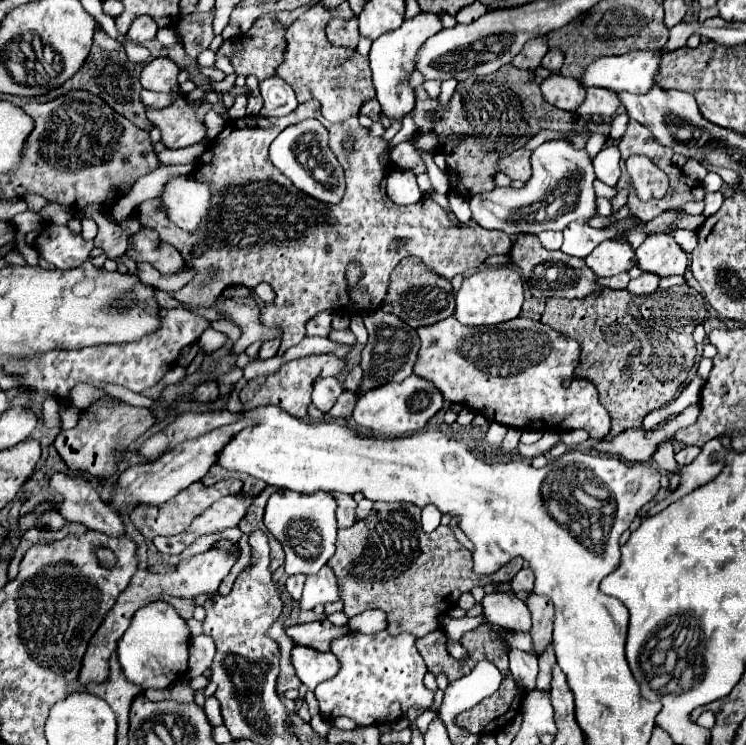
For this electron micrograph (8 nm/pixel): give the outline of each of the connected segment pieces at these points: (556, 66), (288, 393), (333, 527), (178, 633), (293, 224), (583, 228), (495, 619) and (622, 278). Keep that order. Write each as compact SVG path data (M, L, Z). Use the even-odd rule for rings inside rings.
M551 49L545 57L543 57L543 67L545 69L551 69L553 73L559 71L563 65L563 55L559 53L559 49Z
M325 353L325 355L307 355L307 357L299 357L293 361L287 361L281 365L281 369L273 375L267 377L255 377L251 381L247 381L247 385L239 391L239 399L245 407L245 411L261 407L261 405L277 405L285 411L289 411L293 417L303 419L307 415L307 407L311 403L311 389L315 379L319 377L335 377L343 371L345 361L335 357L333 353Z
M277 491L269 497L265 507L265 525L271 535L281 543L285 551L285 573L317 573L329 557L335 553L337 539L337 521L335 521L335 499L327 491L317 493L295 493L295 491Z
M165 601L149 603L147 607L135 613L129 629L117 643L117 653L123 673L131 683L141 685L145 689L149 687L165 689L187 673L189 627L185 619L181 619L169 603Z
M311 99L303 105L299 105L293 113L287 117L243 117L237 121L229 121L225 129L213 139L213 143L205 149L205 153L197 159L197 167L193 171L193 177L197 181L205 181L211 185L213 191L213 209L209 209L209 217L205 219L205 225L197 229L197 233L185 233L181 227L173 225L165 217L165 207L161 199L149 199L141 203L135 209L135 215L139 217L141 227L153 229L159 233L159 239L173 245L187 269L197 271L183 289L179 289L173 299L187 307L205 307L209 309L215 301L215 297L227 287L227 285L257 285L257 283L269 283L275 291L275 301L265 305L261 309L261 321L267 327L279 327L283 331L281 339L281 349L277 355L283 355L289 347L297 345L305 337L305 323L319 311L325 309L335 309L351 315L363 315L369 309L377 309L381 301L385 299L387 285L389 285L389 275L395 269L397 261L403 257L419 257L429 269L437 271L445 279L453 279L457 273L465 273L469 269L481 267L487 257L491 255L507 255L511 249L509 235L503 231L489 231L479 227L477 223L471 221L471 225L463 227L453 227L447 219L447 213L436 202L434 206L430 203L415 203L407 207L399 207L393 201L389 201L385 193L385 183L389 177L389 167L379 161L379 155L385 153L387 143L379 137L369 137L367 129L359 127L357 117L347 119L345 123L330 123L323 119L321 115L321 103ZM307 117L321 119L329 131L329 147L337 157L344 169L347 177L347 189L337 205L325 205L321 201L315 201L313 197L307 197L305 193L297 191L281 173L275 169L275 165L269 161L267 149L269 143L291 123L303 121ZM351 141L353 149L345 151L345 143ZM357 261L363 265L363 279L355 285L355 289L347 291L347 281L345 281L345 267L347 263ZM209 269L219 269L215 277L209 277Z
M637 218L624 219L608 228L601 229L601 231L591 229L585 223L567 225L565 231L563 231L565 239L563 239L561 251L567 253L567 255L573 255L573 257L587 257L599 243L613 239L619 232L629 229L632 224L638 222L640 220Z
M513 591L485 595L483 611L491 623L497 623L501 627L515 629L515 631L531 629L531 613L525 601L521 601Z
M627 272L620 273L617 276L610 278L598 278L597 283L602 287L608 287L614 290L626 289L630 281L630 277Z

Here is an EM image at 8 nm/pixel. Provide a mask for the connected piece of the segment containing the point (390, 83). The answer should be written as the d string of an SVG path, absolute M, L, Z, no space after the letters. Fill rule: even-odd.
M421 13L413 19L407 19L399 29L383 33L377 41L373 41L369 63L371 63L371 73L373 73L373 85L377 91L377 101L387 119L401 121L415 107L415 93L409 85L409 75L415 69L417 49L421 49L423 41L427 41L441 29L443 29L443 23L439 17L435 17L433 13Z

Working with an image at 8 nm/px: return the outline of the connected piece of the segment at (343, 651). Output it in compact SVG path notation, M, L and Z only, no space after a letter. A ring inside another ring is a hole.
M351 631L333 641L331 653L339 659L341 669L335 677L319 683L315 689L323 719L333 721L335 717L345 715L359 725L395 723L405 717L411 705L431 707L433 693L423 685L427 665L415 647L413 635L391 635L389 631L363 635Z

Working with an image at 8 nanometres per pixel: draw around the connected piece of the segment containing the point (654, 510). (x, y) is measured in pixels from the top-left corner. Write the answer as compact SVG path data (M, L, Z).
M719 439L707 441L705 447L701 449L701 453L697 455L697 459L691 465L685 465L681 469L681 485L679 485L679 489L673 491L665 500L652 507L646 518L659 513L673 501L677 501L679 497L693 491L695 487L705 485L711 479L715 479L717 473L725 465L725 455L727 455L727 449L719 443Z

